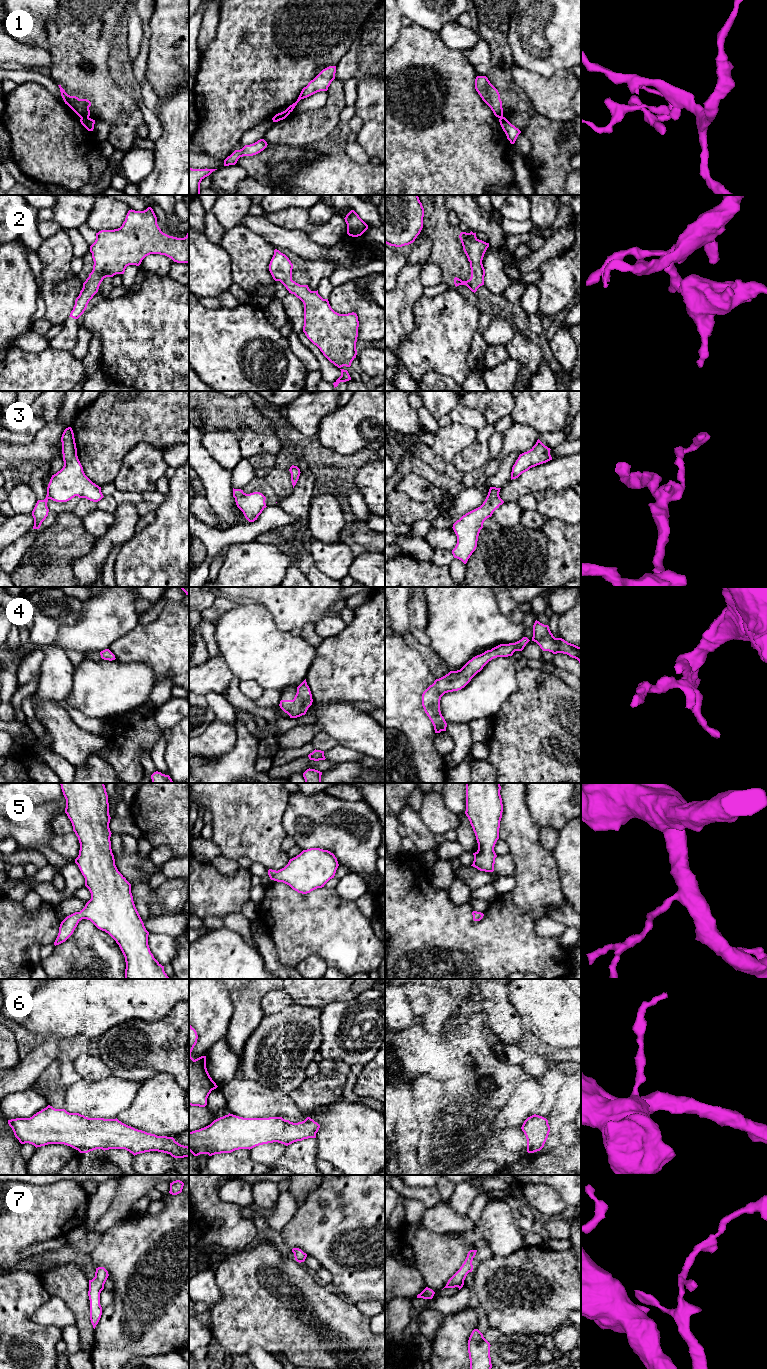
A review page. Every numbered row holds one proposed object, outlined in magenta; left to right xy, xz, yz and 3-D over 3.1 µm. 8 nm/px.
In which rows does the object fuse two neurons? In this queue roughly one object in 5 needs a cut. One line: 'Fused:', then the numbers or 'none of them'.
Fused: 1

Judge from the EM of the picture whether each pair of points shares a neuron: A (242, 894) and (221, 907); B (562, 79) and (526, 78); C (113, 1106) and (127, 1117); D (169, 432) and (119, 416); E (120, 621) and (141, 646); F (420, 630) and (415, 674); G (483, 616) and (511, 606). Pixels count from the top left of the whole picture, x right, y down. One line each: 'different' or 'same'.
A: same
B: same
C: different
D: same
E: different
F: different
G: different

